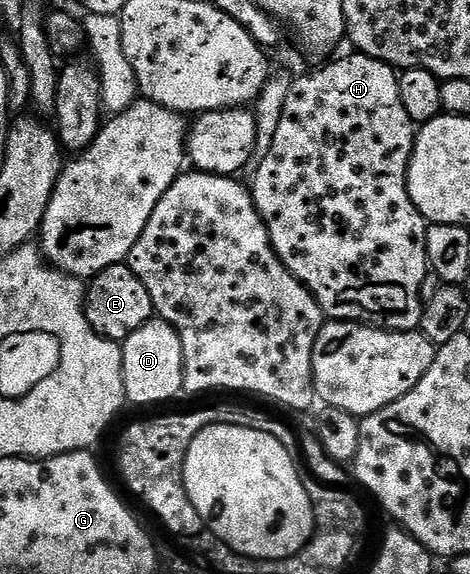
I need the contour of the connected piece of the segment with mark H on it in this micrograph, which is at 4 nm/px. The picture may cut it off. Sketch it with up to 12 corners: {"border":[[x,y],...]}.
{"border":[[396,68],[294,80],[251,196],[331,321],[418,331]]}

